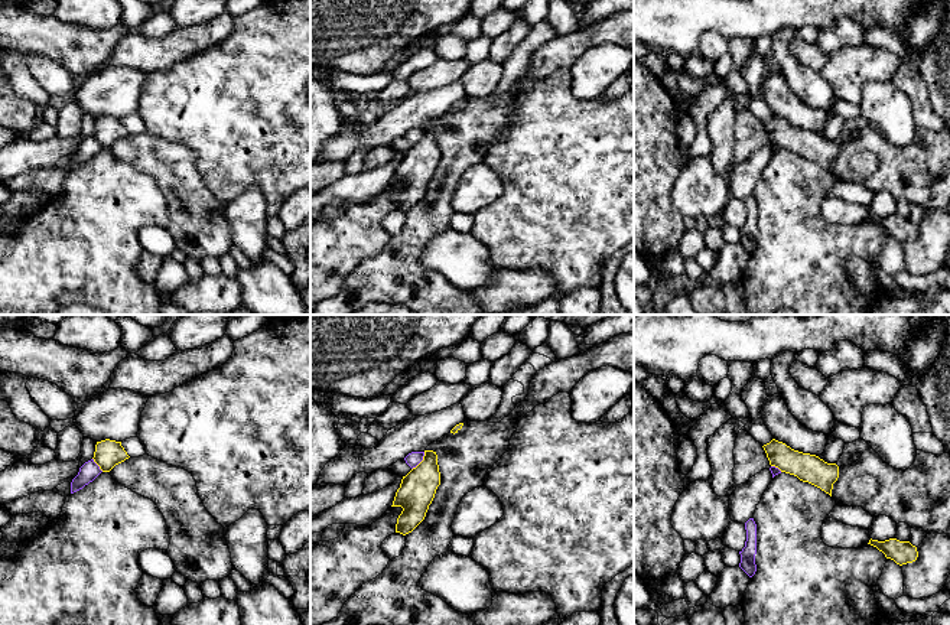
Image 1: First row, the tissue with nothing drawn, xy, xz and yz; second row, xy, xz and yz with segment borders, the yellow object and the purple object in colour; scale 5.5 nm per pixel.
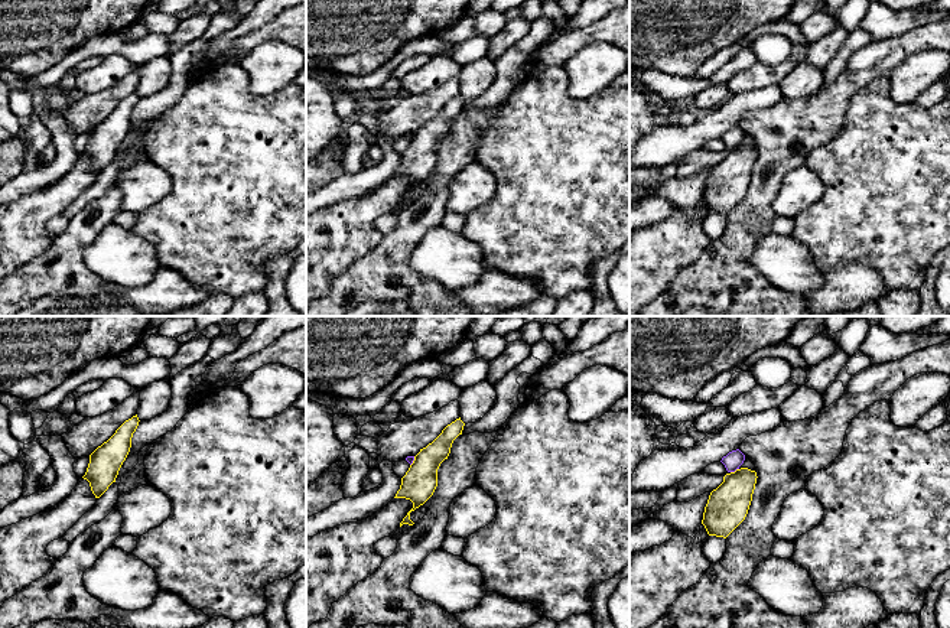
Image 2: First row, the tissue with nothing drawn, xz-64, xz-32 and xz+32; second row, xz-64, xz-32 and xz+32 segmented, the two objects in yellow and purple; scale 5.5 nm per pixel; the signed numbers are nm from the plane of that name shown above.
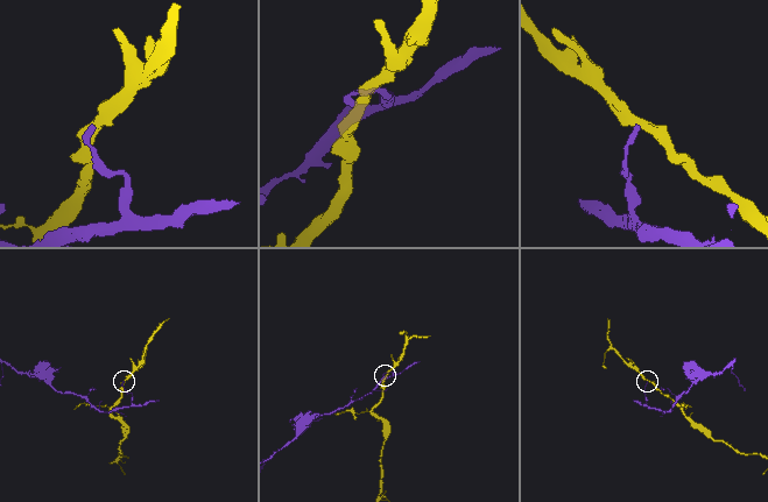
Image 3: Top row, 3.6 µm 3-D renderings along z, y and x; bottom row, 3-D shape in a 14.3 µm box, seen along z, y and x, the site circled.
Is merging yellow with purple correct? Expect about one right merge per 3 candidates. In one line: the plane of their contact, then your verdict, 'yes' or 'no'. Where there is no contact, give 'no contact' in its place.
contact in xz; no

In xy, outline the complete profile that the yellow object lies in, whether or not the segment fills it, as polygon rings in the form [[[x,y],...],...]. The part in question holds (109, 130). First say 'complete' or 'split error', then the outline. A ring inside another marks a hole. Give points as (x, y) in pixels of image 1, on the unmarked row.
complete | [[[105,115],[97,118],[92,136],[103,149],[110,149],[116,141],[124,139],[128,134],[130,133],[121,123],[121,118]]]

